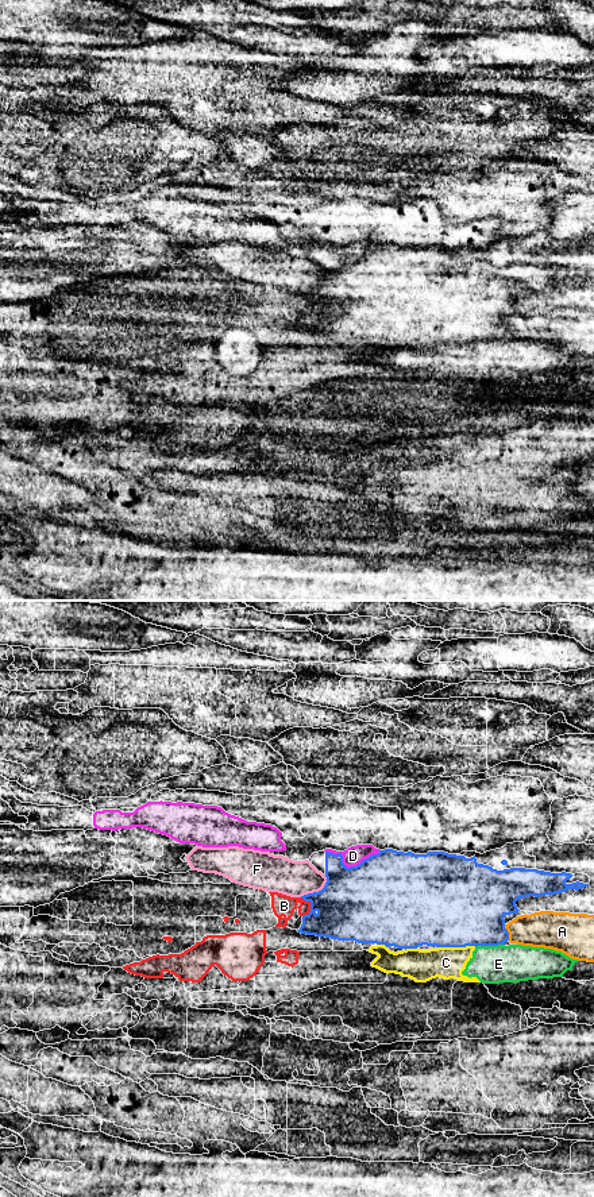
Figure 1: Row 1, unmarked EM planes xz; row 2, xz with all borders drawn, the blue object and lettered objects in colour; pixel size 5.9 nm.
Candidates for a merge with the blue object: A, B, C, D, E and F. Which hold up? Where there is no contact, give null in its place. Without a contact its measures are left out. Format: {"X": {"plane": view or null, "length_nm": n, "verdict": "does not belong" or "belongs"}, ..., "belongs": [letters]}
{"A": {"plane": "xz", "length_nm": 100, "verdict": "does not belong"}, "B": {"plane": "xz", "length_nm": 130, "verdict": "does not belong"}, "C": {"plane": "xz", "length_nm": 240, "verdict": "does not belong"}, "D": {"plane": "xz", "length_nm": 320, "verdict": "does not belong"}, "E": {"plane": "xz", "length_nm": 180, "verdict": "does not belong"}, "F": {"plane": "xz", "length_nm": 200, "verdict": "does not belong"}, "belongs": []}

